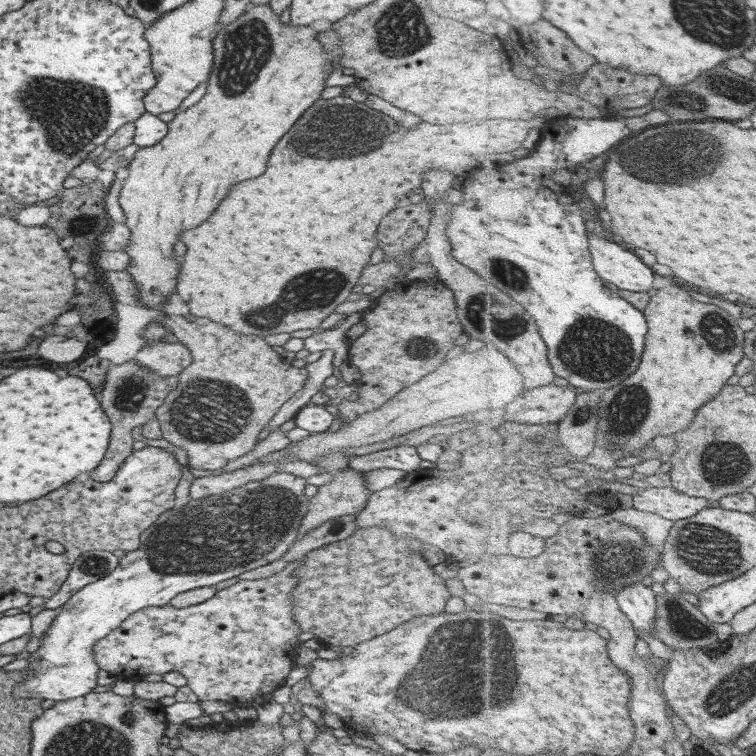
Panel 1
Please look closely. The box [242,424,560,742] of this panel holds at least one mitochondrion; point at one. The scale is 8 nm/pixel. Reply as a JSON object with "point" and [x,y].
{"point":[426,678]}

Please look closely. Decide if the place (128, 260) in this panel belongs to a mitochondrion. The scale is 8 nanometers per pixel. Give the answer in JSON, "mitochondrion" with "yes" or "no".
{"mitochondrion":"no"}

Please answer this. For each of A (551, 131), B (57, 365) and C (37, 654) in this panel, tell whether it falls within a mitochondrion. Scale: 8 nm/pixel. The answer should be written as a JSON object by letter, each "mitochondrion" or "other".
{"A":"other","B":"other","C":"other"}

